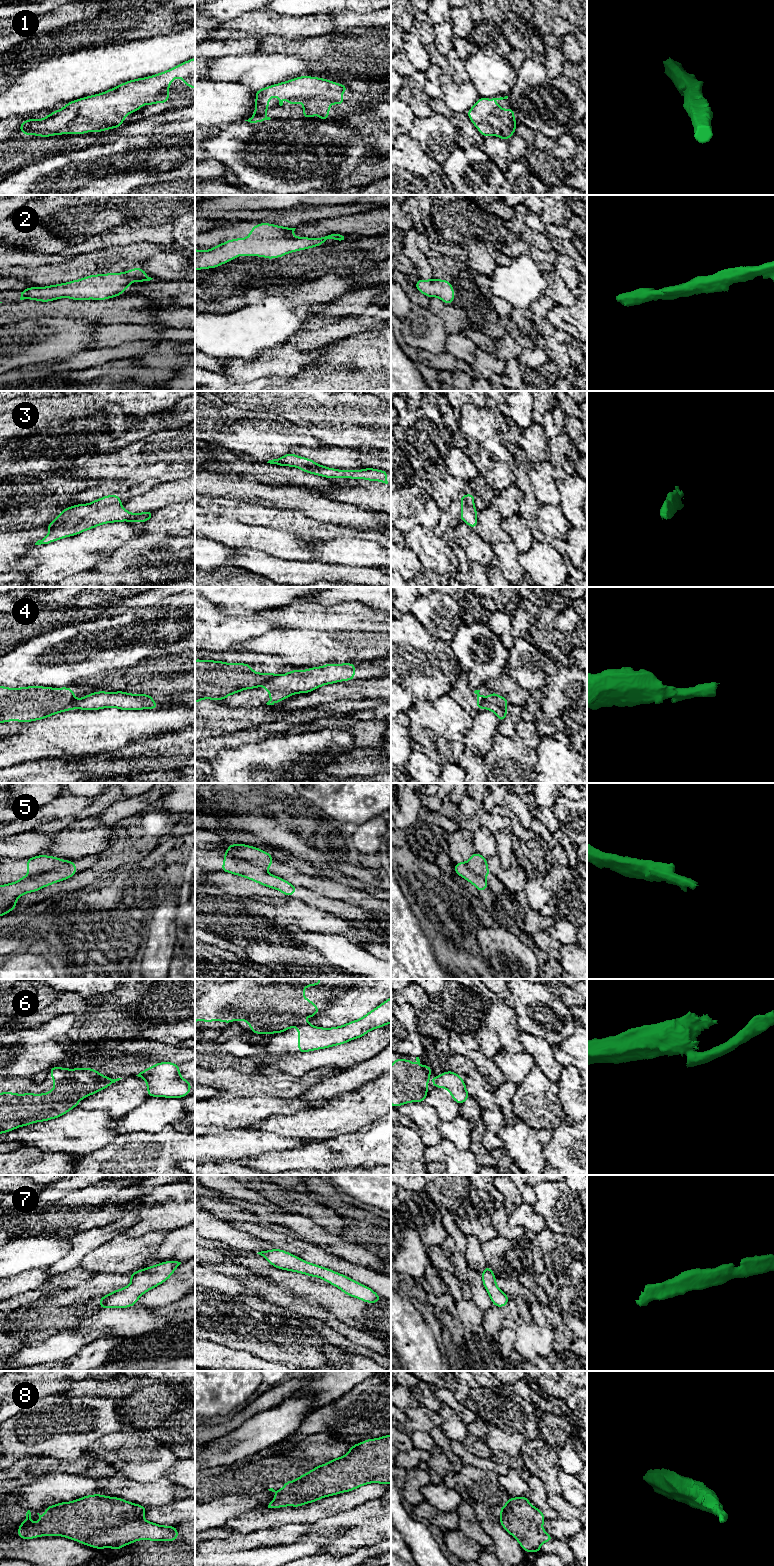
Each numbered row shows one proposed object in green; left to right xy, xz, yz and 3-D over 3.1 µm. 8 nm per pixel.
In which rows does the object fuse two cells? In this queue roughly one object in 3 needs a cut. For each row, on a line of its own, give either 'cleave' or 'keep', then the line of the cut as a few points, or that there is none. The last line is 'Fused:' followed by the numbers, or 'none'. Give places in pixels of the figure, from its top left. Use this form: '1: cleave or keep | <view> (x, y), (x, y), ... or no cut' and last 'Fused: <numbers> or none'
1: keep | no cut
2: keep | no cut
3: keep | no cut
4: cleave | xz (276, 675), (261, 685)
5: cleave | xz (224, 855), (251, 861), (265, 870)
6: cleave | xz (309, 1023), (298, 1027)
7: keep | no cut
8: keep | no cut
Fused: 4, 5, 6

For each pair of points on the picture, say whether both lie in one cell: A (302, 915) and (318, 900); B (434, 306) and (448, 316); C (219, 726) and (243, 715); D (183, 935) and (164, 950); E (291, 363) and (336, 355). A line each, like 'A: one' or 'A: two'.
A: two
B: one
C: one
D: two
E: two

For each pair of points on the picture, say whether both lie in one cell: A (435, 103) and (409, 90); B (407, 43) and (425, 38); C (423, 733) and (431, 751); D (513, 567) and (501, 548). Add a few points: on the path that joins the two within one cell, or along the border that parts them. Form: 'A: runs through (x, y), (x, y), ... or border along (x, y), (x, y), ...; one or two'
A: border along (430, 98), (429, 105), (433, 112); two
B: border along (417, 35), (424, 44); two
C: runs through (427, 737), (431, 741), (431, 747); one
D: runs through (508, 562), (506, 553); one

